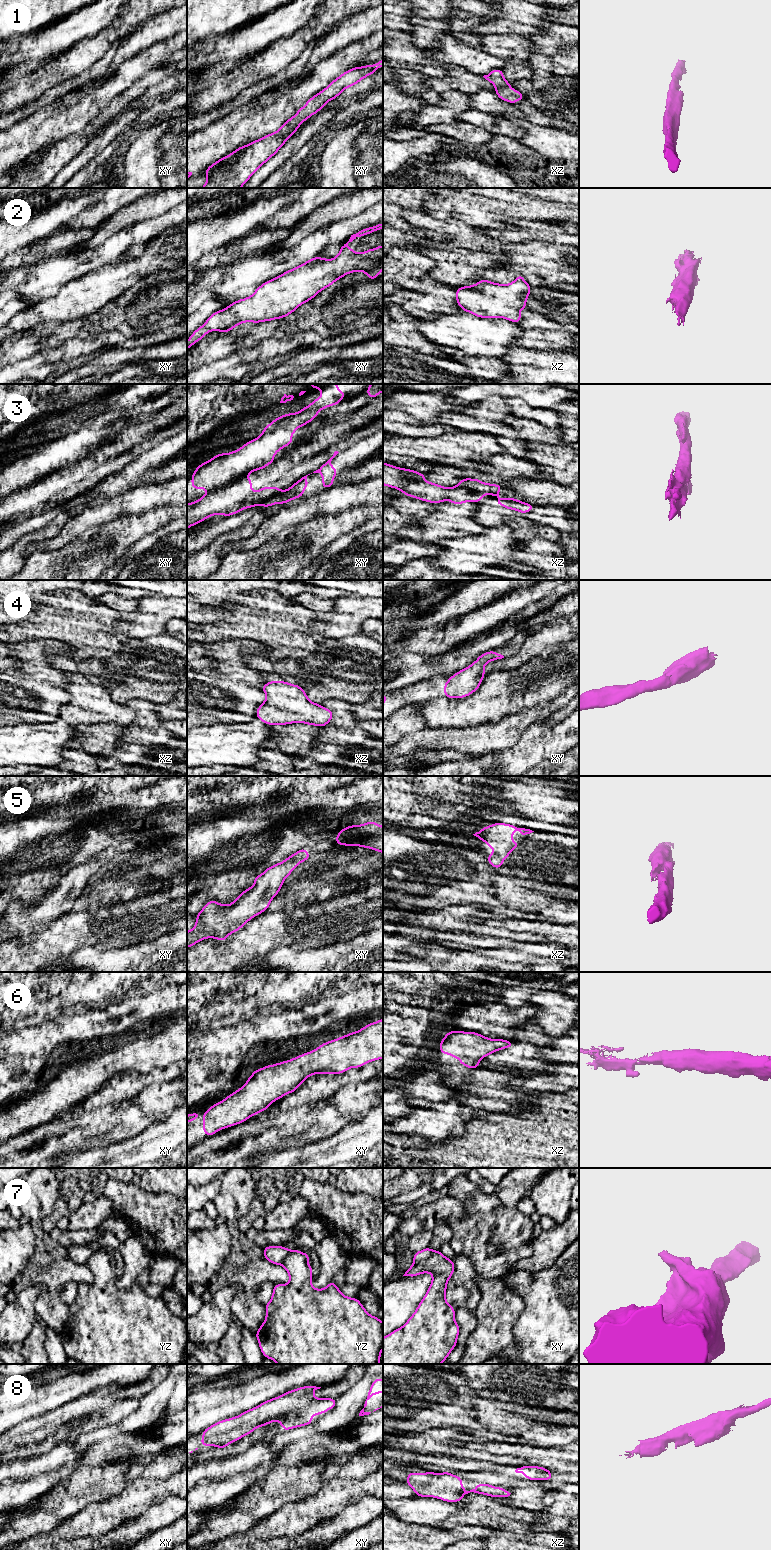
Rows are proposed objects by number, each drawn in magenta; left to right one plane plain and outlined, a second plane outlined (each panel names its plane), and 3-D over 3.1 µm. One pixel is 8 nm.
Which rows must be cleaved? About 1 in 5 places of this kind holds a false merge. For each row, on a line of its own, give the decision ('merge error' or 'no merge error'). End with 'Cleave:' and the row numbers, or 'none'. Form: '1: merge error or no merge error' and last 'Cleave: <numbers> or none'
1: no merge error
2: no merge error
3: merge error
4: no merge error
5: no merge error
6: no merge error
7: merge error
8: no merge error
Cleave: 3, 7

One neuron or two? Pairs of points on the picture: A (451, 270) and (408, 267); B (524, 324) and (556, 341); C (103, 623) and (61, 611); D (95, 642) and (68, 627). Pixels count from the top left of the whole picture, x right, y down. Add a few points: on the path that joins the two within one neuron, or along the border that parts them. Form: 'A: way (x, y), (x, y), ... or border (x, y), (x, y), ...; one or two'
A: border (428, 274), (437, 281), (450, 285); two
B: way (532, 324), (541, 333), (548, 334); one
C: way (93, 623), (80, 623), (71, 618); one
D: way (88, 635), (80, 627), (75, 627); one

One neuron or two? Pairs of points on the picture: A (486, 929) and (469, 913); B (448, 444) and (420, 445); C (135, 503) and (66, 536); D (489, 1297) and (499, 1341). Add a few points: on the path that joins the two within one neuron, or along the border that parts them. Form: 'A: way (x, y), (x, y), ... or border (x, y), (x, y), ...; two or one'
A: border (488, 920), (477, 923); two
B: way (441, 445), (427, 445); one
C: way (118, 505), (96, 513), (83, 521); one
D: way (494, 1308), (494, 1330); one

